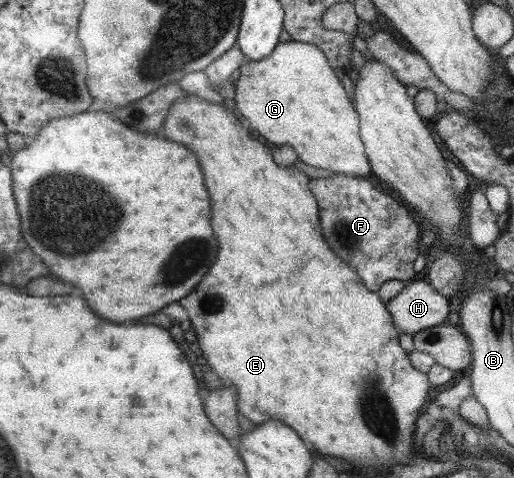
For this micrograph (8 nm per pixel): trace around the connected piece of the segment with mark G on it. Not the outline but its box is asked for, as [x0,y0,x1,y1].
[232,41,373,177]

